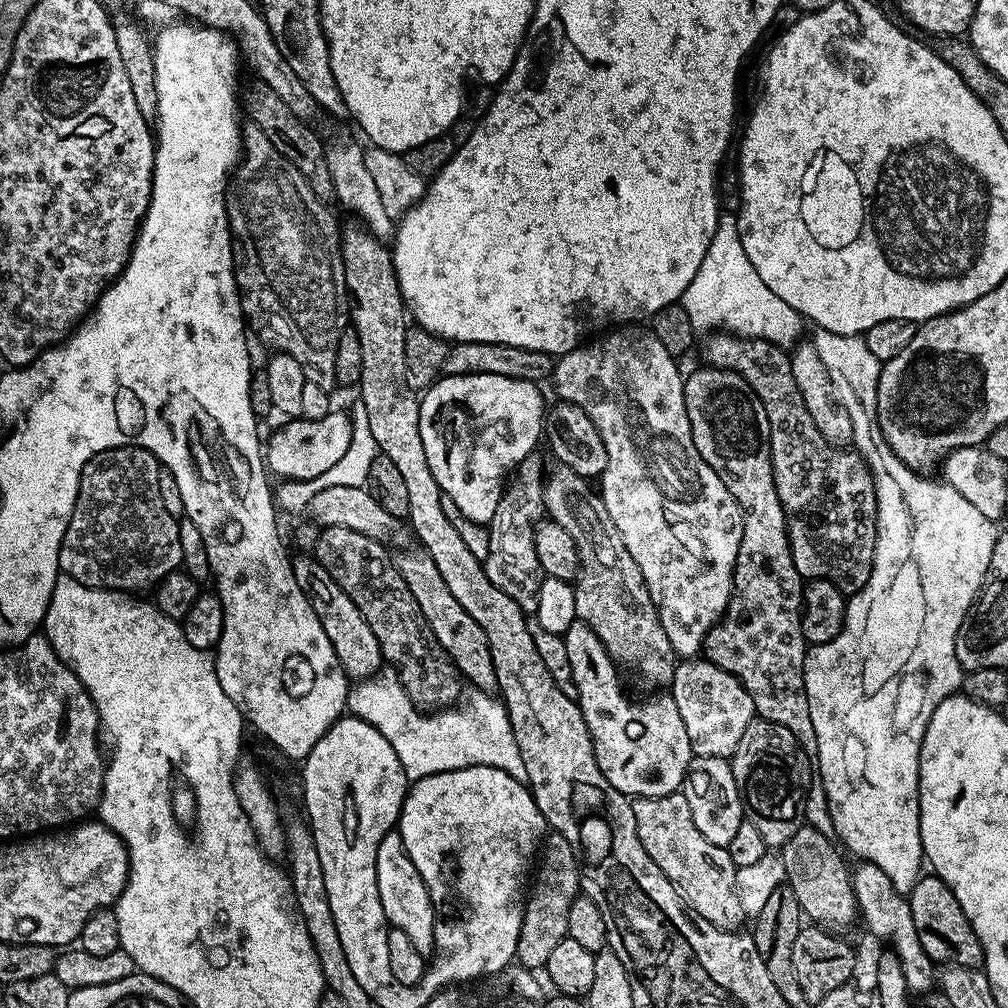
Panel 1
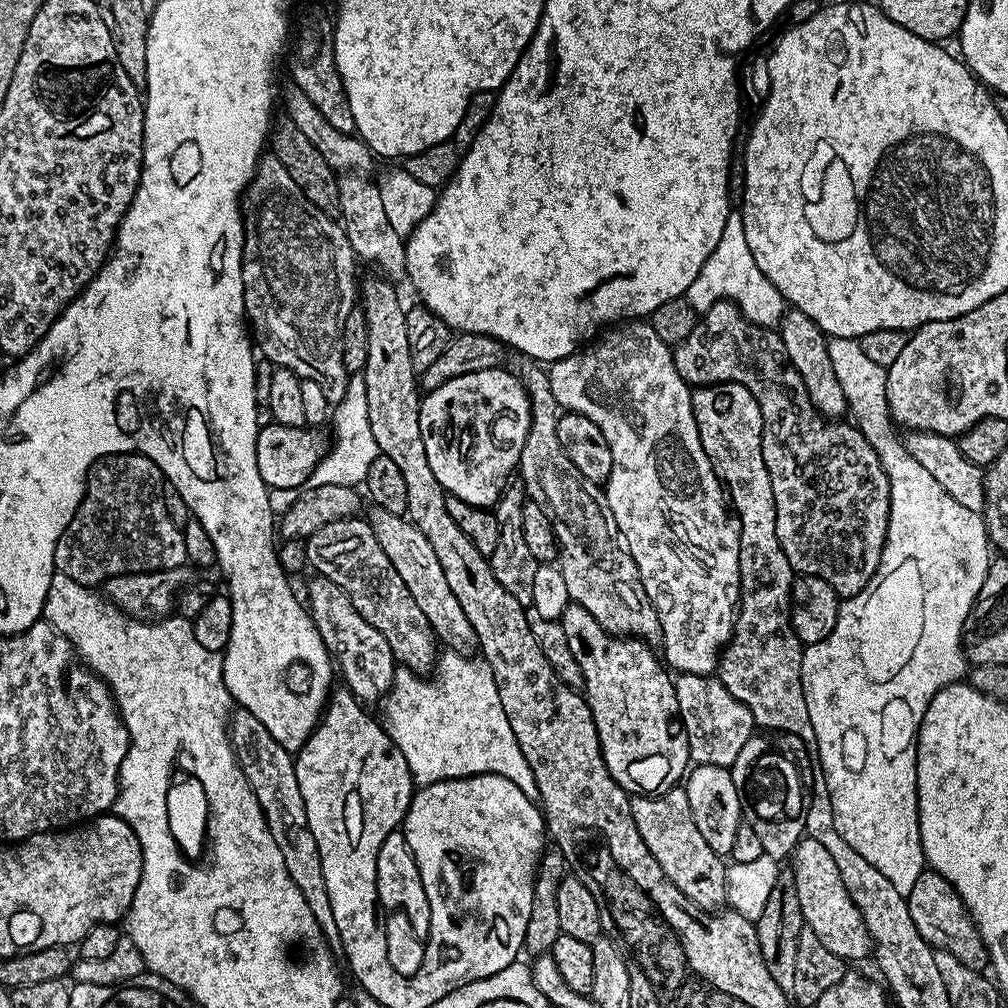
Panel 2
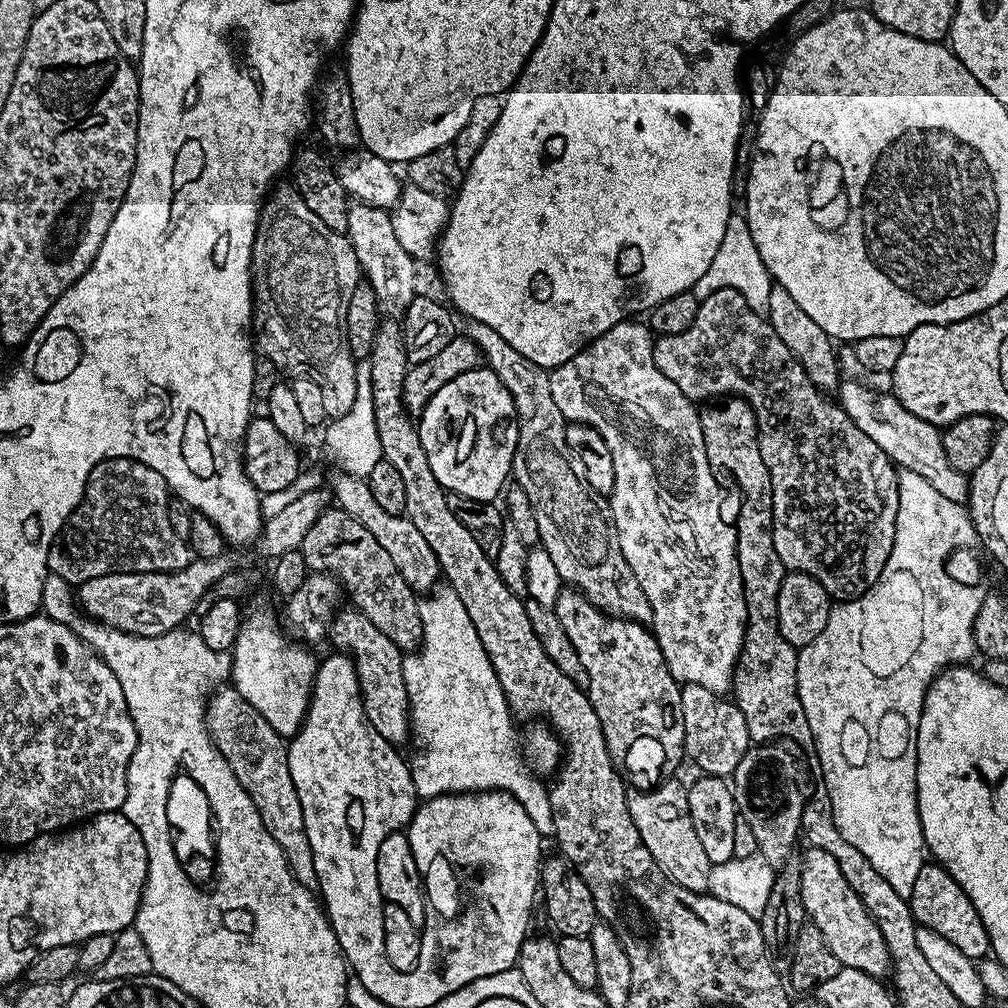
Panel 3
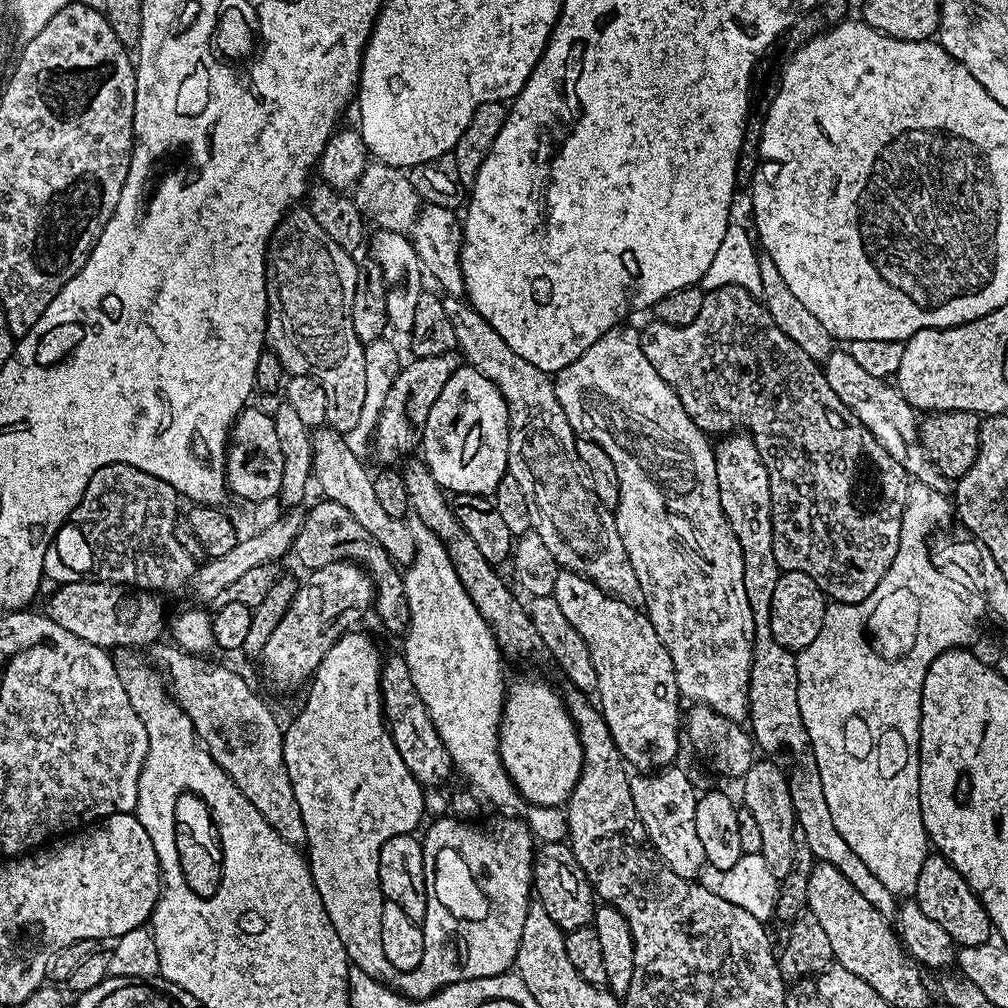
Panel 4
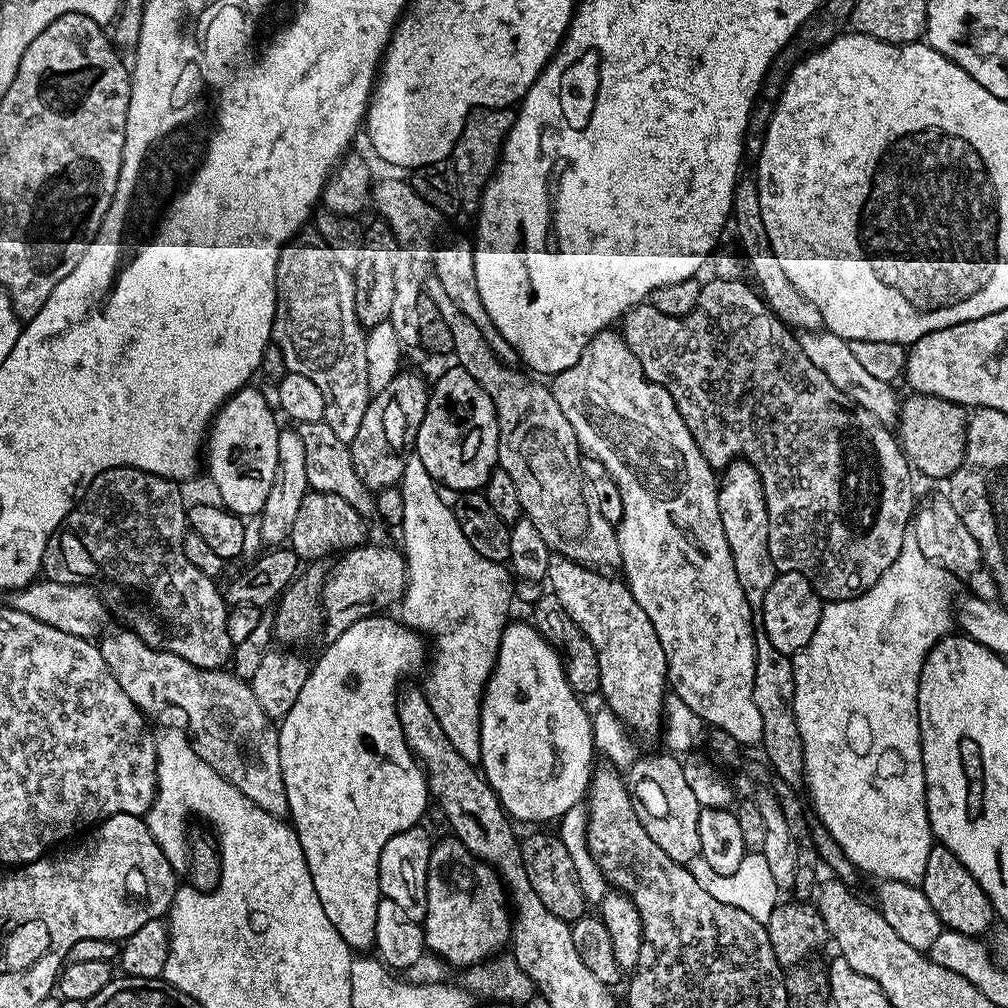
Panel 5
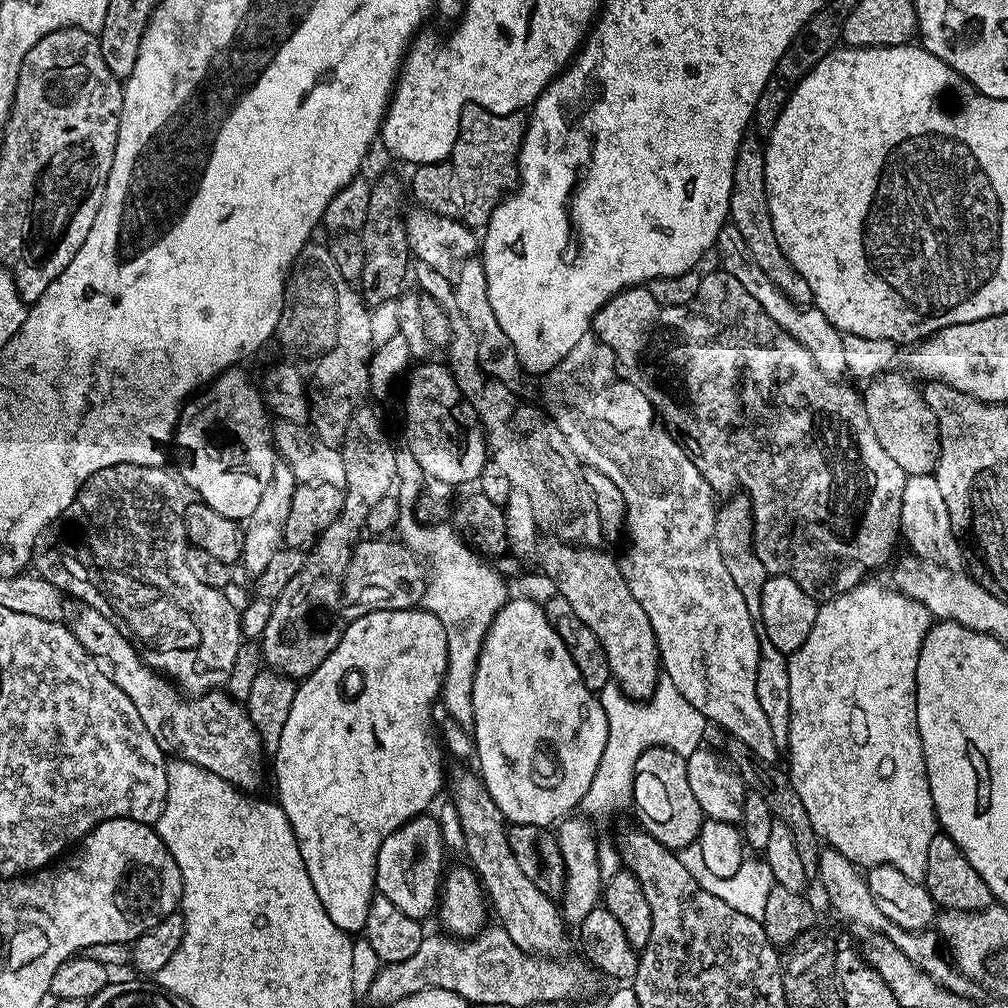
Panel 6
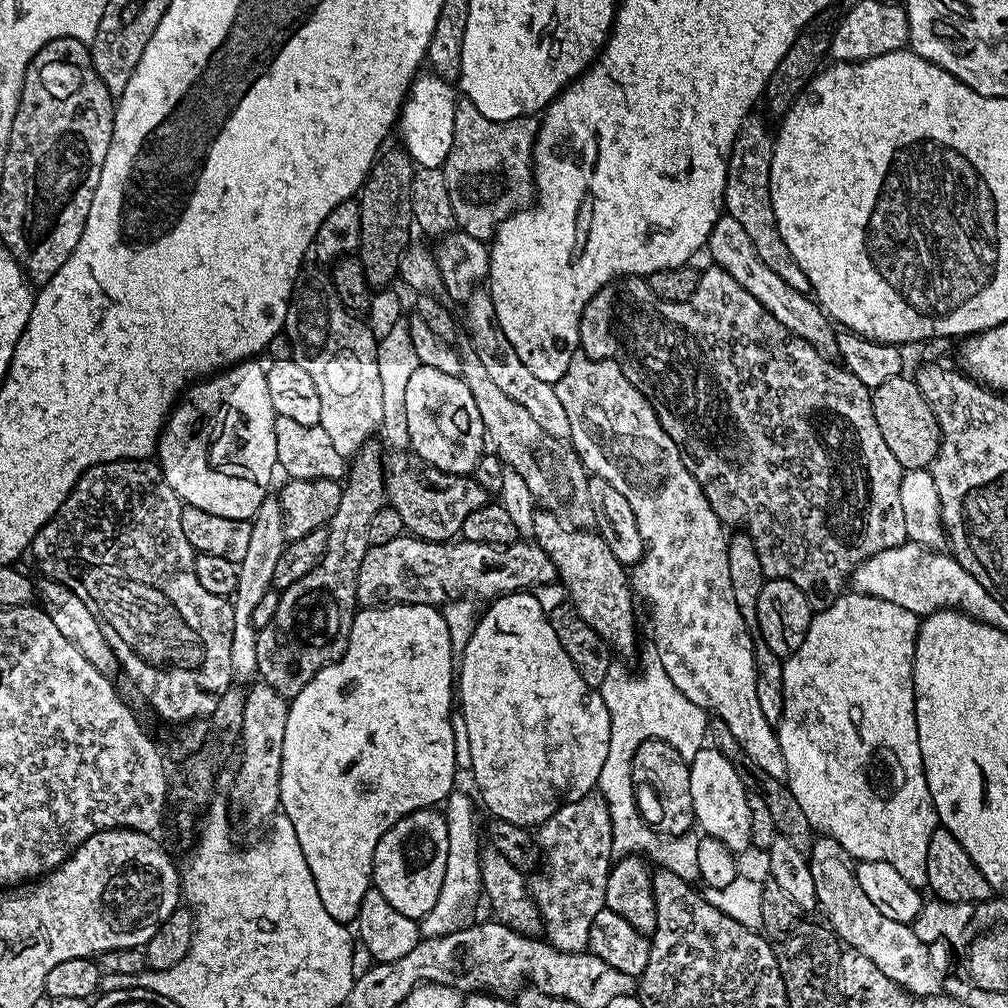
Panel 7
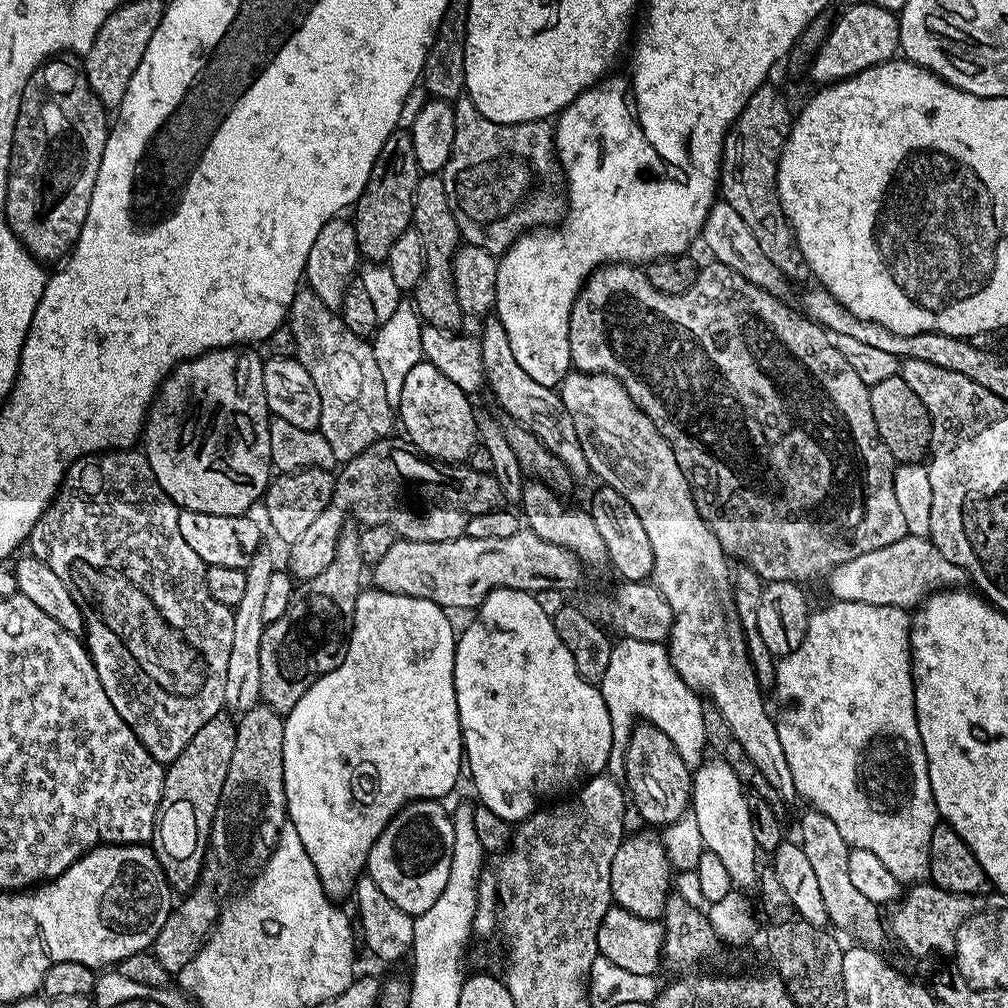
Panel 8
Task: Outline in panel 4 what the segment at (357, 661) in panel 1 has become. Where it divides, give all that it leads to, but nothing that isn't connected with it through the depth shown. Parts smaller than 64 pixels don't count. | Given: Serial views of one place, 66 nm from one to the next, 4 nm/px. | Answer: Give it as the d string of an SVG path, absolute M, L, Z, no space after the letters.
M403 655L392 656L380 666L380 706L384 710L386 730L392 735L402 762L414 774L414 778L425 789L431 790L435 784L454 776L452 759L448 747L442 742L439 730L434 726L432 716L424 705L424 699L414 690L414 678L410 678L408 661Z

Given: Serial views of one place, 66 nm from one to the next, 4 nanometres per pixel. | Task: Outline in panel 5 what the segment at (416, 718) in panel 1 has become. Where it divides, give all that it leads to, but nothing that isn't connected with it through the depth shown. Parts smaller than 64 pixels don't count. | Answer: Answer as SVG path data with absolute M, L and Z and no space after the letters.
M405 459L398 487L404 503L398 532L404 535L402 551L408 562L408 584L404 587L404 599L398 605L398 616L409 628L421 634L427 633L429 637L436 636L436 653L430 656L432 681L423 681L424 697L431 700L434 714L440 717L442 730L448 732L458 754L469 760L480 755L480 705L490 670L496 665L496 649L506 627L504 611L512 604L512 592L508 589L509 573L504 564L482 558L474 546L464 540L462 530L456 524L455 511L440 497L438 481L424 469L420 460Z

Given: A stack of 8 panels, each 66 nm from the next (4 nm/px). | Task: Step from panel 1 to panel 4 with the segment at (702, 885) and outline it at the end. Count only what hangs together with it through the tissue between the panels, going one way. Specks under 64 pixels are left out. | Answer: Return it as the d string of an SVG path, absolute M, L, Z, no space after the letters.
M669 766L655 774L636 774L630 779L630 794L644 823L648 840L656 853L674 874L687 880L696 880L706 867L702 842L696 829L696 802L698 792L692 789L692 780L677 766Z

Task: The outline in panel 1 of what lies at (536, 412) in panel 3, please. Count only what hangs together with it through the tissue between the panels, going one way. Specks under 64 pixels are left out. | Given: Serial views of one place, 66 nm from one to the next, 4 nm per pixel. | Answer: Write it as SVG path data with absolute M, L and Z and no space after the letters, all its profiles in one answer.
M557 463L552 473L547 473L543 481L544 507L547 515L560 523L566 531L572 533L572 541L576 543L578 553L578 571L574 576L576 589L576 615L583 618L598 634L598 638L606 646L612 659L617 662L625 660L640 671L640 676L648 684L671 685L674 670L678 663L676 651L670 646L670 638L666 638L666 630L662 630L660 616L656 613L656 604L650 598L648 587L644 585L642 574L630 558L622 538L610 527L608 511L604 500L594 491L587 479L570 470L566 465Z

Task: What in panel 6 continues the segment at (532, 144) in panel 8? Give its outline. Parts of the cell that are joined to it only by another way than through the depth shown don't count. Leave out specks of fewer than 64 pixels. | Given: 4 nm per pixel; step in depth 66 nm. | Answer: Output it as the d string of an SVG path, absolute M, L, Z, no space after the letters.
M468 104L461 110L458 122L458 138L452 147L450 163L456 179L458 212L469 228L473 230L483 229L484 225L488 223L492 211L500 205L500 201L517 187L520 147L524 141L524 131L527 125L528 118L524 112L494 114L477 104Z

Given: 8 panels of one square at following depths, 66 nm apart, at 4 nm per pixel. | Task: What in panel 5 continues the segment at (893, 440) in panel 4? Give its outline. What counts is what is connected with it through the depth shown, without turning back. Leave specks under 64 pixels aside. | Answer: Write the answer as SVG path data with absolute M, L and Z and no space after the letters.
M827 330L800 332L798 339L806 358L810 358L810 362L814 362L814 366L818 366L818 370L822 370L822 374L826 374L826 378L830 378L830 382L834 382L834 386L838 386L838 390L843 394L845 401L851 402L857 408L866 410L885 426L892 426L897 423L901 401L898 396L896 400L895 387L886 382L878 382L878 378L873 378L858 363L858 358L854 358L854 350L849 341L838 338L838 334Z

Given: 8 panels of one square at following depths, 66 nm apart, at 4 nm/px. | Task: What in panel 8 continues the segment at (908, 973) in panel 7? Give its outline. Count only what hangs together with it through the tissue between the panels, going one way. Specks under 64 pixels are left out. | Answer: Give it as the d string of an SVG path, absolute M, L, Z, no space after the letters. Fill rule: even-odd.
M815 810L808 813L800 820L800 840L798 847L806 854L810 866L814 869L814 875L818 881L818 890L826 901L828 919L834 925L837 924L842 931L853 934L857 943L865 947L881 947L885 936L886 924L880 921L881 909L876 906L864 907L868 904L866 894L860 893L850 878L850 846L846 838L842 838L838 826L826 818L826 814ZM860 904L865 908L860 908ZM867 910L869 912L867 912Z

